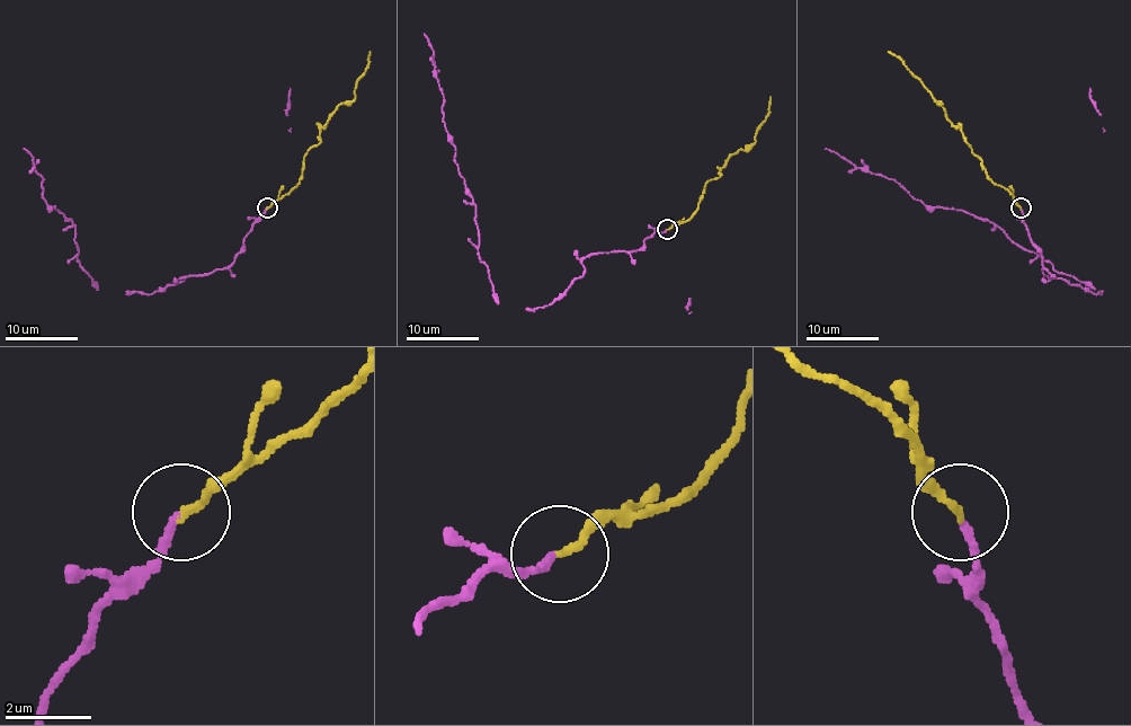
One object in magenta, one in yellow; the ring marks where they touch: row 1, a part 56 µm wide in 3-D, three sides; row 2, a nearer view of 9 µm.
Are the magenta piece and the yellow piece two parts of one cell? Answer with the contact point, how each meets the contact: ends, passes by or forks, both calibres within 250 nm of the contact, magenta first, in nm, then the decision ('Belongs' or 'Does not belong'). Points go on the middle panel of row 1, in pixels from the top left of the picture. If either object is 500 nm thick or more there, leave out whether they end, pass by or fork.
Place: (667, 229). At the ring magenta ends. At the ring yellow ends. Thickness 160 nm (magenta) against 190 nm. Belongs

